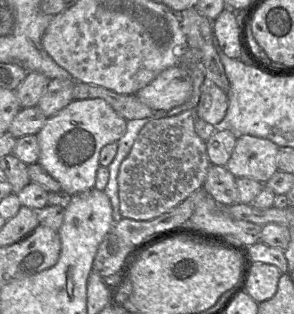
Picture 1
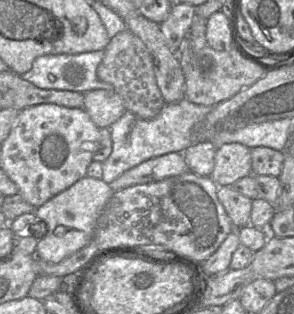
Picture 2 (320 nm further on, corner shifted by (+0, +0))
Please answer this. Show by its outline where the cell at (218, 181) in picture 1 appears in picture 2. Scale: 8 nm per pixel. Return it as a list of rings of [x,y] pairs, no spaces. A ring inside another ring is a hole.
[[[172,152],[140,163],[125,171],[109,185],[116,192],[133,185],[161,181],[188,171],[183,154]]]

